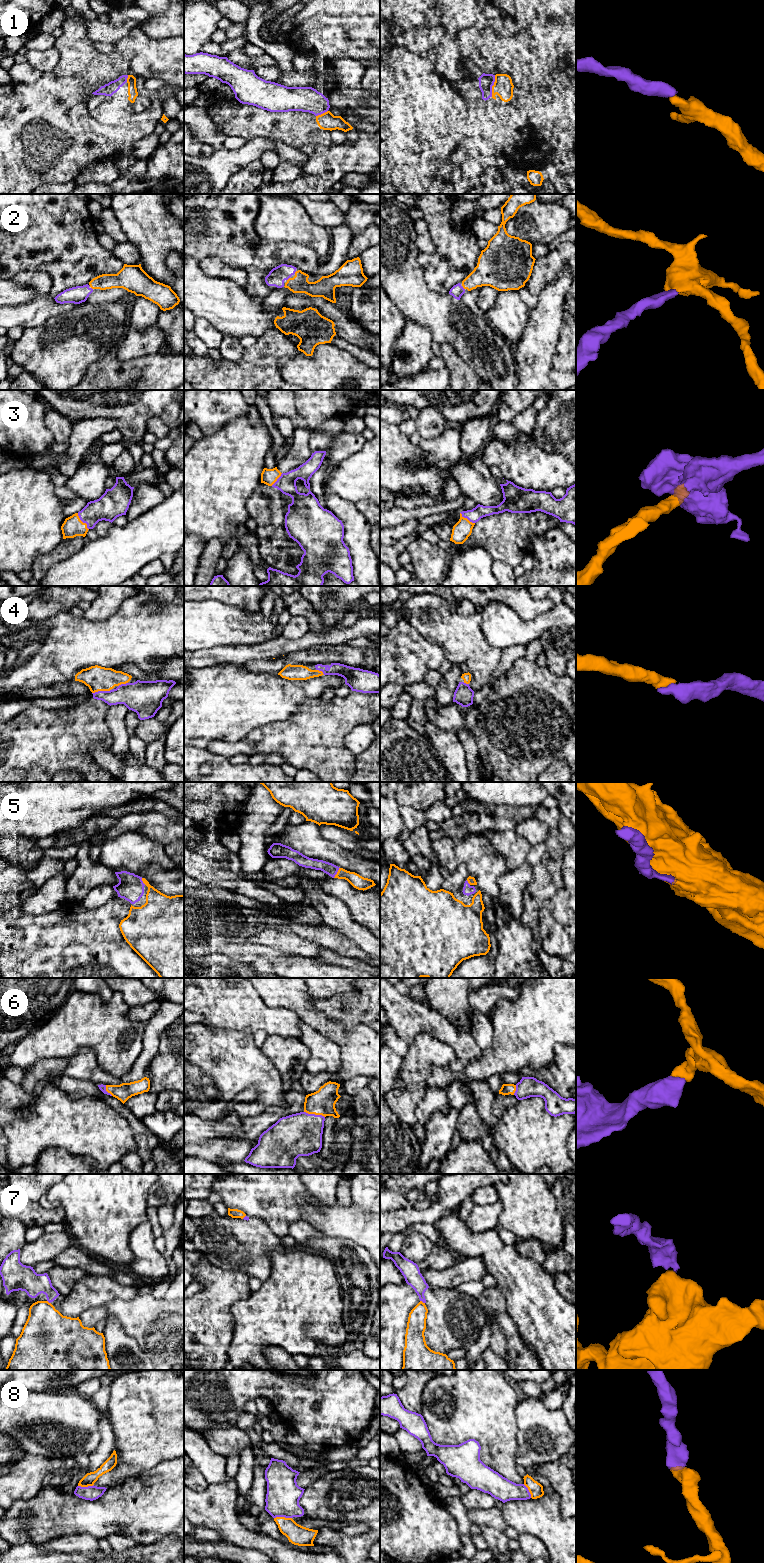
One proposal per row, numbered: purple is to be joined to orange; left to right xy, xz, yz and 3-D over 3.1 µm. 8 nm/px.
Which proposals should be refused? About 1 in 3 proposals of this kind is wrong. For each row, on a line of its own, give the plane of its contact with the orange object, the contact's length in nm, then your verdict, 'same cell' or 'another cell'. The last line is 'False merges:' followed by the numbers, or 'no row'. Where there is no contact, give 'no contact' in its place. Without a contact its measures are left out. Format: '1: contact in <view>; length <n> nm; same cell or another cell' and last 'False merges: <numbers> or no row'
1: contact in yz; length 180 nm; same cell
2: contact in xz; length 30 nm; same cell
3: contact in xy; length 160 nm; same cell
4: contact in xy; length 160 nm; same cell
5: contact in xz; length 100 nm; same cell
6: contact in xz; length 180 nm; same cell
7: contact in yz; length 50 nm; another cell
8: contact in xz; length 140 nm; same cell
False merges: 7

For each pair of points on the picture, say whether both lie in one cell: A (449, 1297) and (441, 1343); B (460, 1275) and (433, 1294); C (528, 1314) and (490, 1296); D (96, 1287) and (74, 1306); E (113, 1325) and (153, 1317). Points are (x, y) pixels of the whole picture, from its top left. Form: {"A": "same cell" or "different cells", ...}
{"A": "same cell", "B": "different cells", "C": "different cells", "D": "same cell", "E": "different cells"}

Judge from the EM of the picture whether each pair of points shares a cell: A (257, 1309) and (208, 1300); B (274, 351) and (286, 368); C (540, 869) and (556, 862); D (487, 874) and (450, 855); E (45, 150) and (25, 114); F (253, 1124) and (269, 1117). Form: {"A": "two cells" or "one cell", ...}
{"A": "two cells", "B": "two cells", "C": "two cells", "D": "one cell", "E": "one cell", "F": "one cell"}

